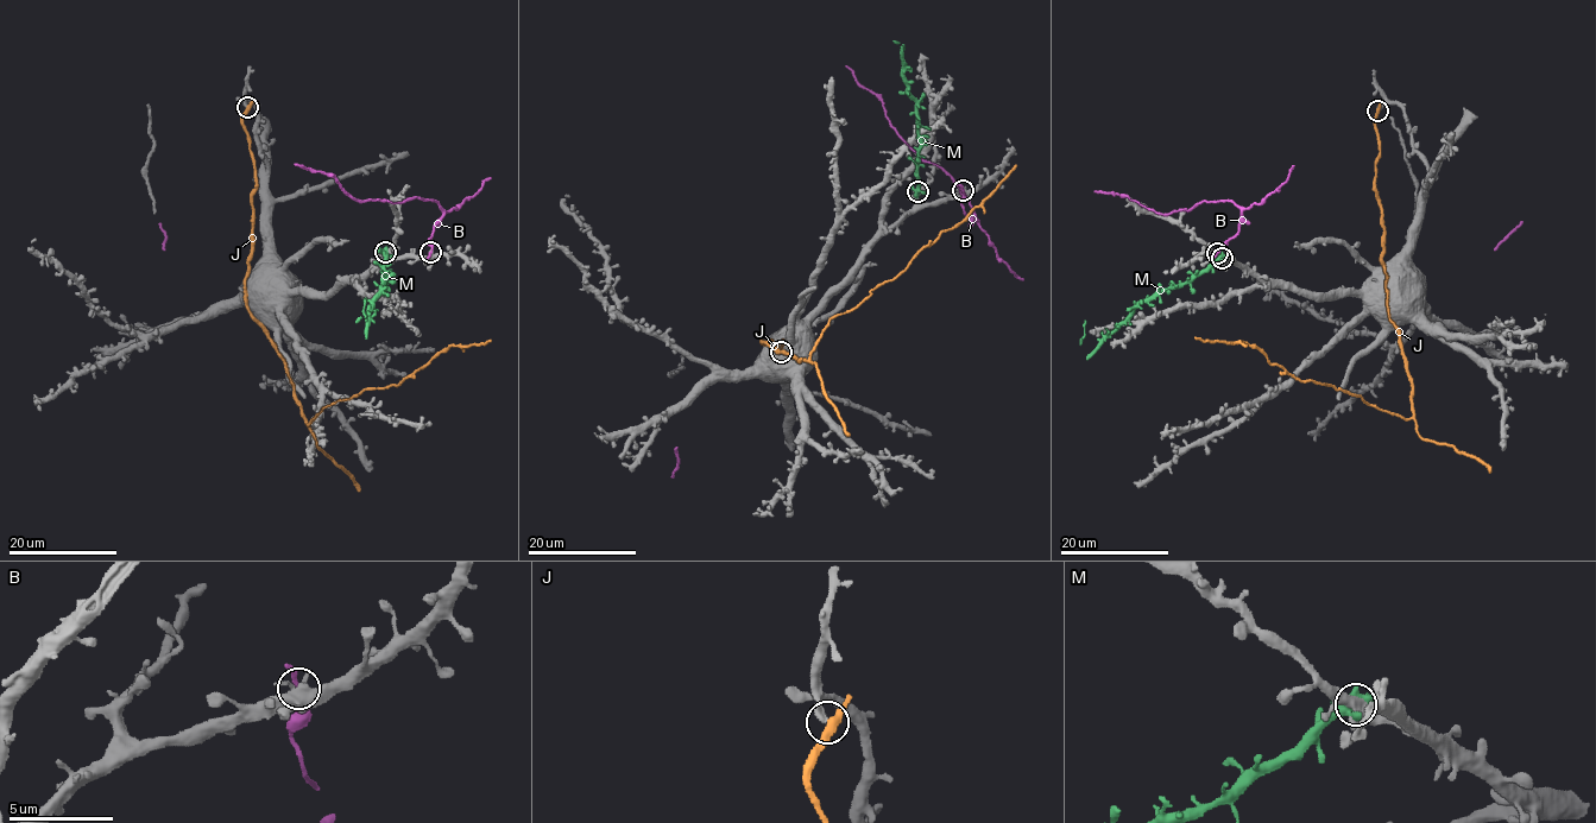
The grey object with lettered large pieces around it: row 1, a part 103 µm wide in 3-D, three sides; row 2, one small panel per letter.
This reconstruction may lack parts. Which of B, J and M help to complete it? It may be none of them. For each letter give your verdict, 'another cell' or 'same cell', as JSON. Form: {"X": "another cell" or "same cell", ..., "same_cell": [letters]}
{"B": "another cell", "J": "another cell", "M": "another cell", "same_cell": []}

